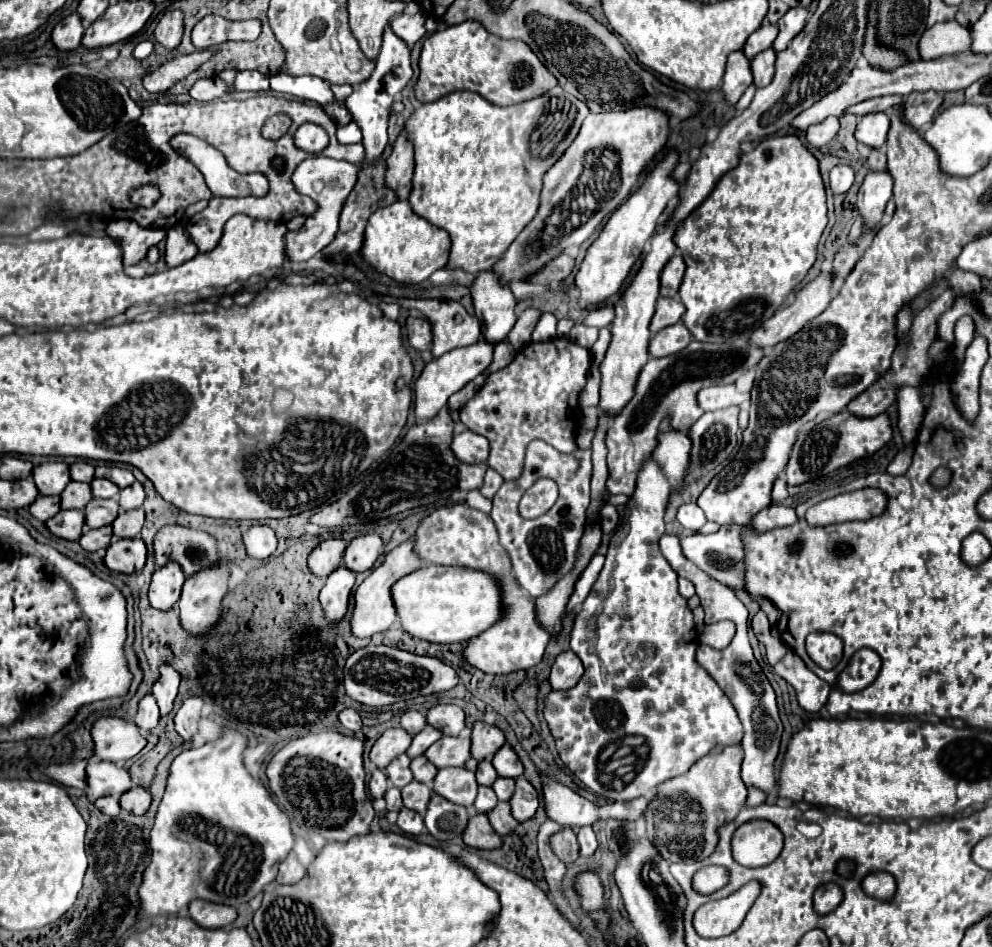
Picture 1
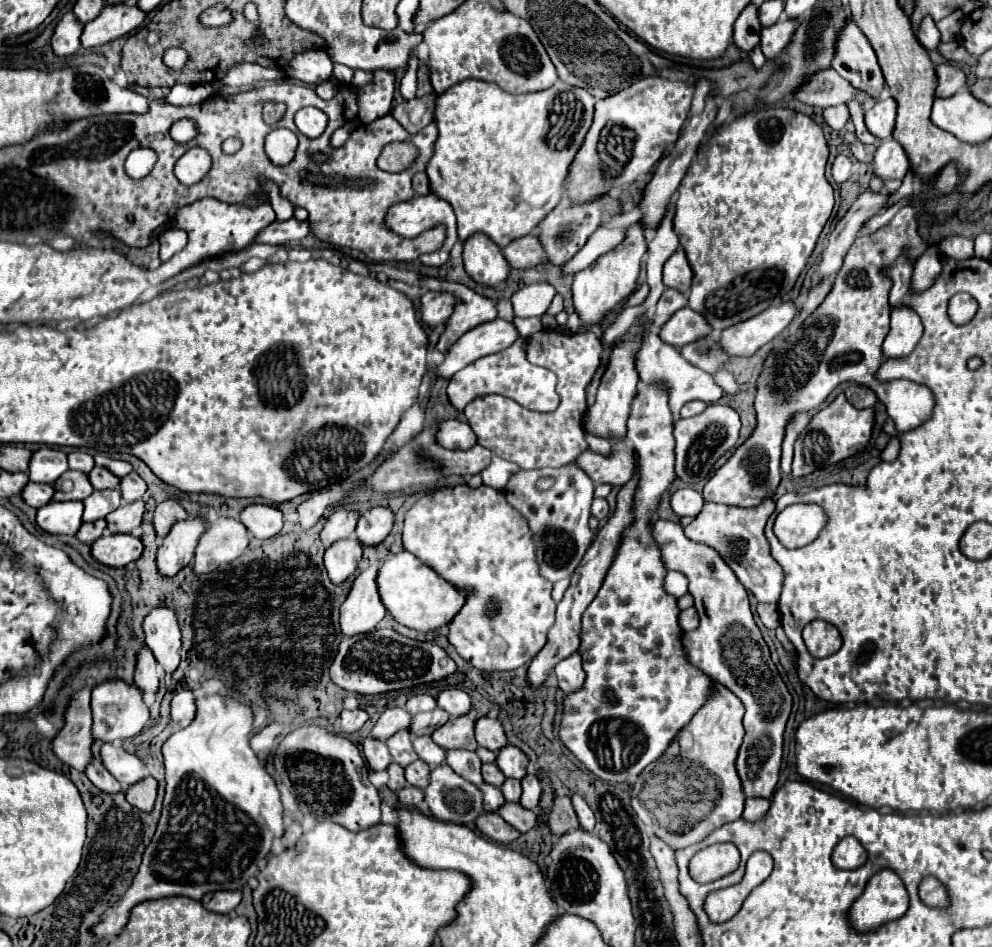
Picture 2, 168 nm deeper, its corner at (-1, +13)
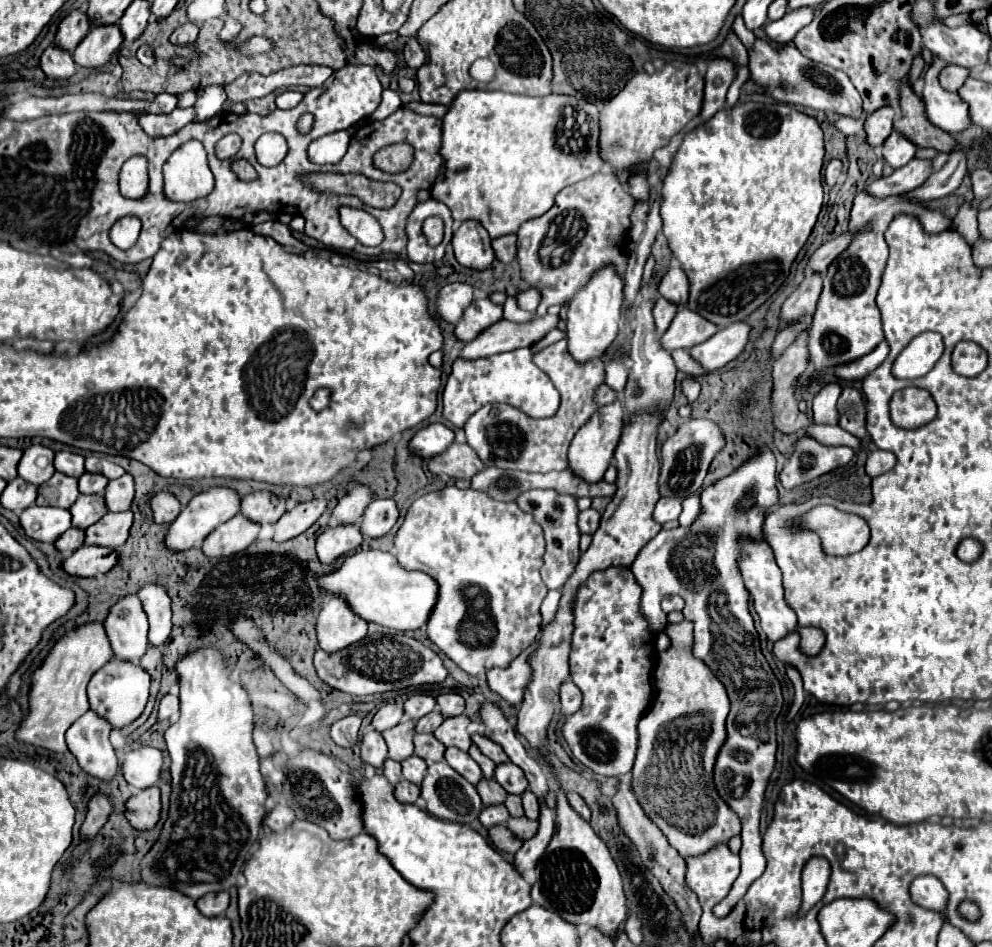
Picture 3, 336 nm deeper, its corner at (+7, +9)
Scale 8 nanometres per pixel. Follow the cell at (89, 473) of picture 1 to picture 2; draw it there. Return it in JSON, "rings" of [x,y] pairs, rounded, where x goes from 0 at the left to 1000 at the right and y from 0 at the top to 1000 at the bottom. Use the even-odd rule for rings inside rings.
{"rings":[[[76,475],[76,477],[70,479],[70,494],[72,494],[72,496],[80,496],[80,498],[90,501],[92,494],[94,494],[94,482],[88,479],[88,477]]]}

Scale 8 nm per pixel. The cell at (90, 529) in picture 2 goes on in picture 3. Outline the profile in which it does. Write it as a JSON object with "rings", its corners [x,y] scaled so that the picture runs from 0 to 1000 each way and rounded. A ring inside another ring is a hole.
{"rings":[[[70,558],[66,564],[61,564],[61,568],[55,570],[55,579],[57,579],[64,587],[70,587],[70,585],[74,585],[78,579],[84,577],[84,570],[86,570],[86,562],[84,562],[84,560]]]}

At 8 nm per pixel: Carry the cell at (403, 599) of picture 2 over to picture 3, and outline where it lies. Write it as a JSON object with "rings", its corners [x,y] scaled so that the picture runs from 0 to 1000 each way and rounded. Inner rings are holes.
{"rings":[[[364,581],[350,587],[342,602],[322,610],[322,621],[334,629],[346,631],[368,657],[404,667],[424,663],[441,636],[441,617],[434,608],[404,600],[396,585],[384,581]]]}

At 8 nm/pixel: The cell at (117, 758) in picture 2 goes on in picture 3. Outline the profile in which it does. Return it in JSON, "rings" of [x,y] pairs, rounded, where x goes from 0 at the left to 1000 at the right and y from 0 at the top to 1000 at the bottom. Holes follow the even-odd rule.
{"rings":[[[142,788],[140,792],[130,794],[122,809],[126,824],[138,834],[156,830],[162,824],[162,811],[164,794],[152,788]]]}

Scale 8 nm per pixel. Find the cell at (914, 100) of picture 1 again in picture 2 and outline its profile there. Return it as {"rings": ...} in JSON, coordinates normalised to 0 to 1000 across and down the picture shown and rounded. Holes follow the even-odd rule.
{"rings":[[[949,68],[943,72],[945,76],[945,93],[943,103],[955,103],[961,101],[965,95],[973,93],[973,78],[957,68]]]}

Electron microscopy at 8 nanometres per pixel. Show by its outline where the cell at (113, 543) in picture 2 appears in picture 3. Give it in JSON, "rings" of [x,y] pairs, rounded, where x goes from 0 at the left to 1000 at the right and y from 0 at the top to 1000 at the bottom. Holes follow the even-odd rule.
{"rings":[[[82,577],[70,589],[64,591],[61,600],[72,608],[96,608],[110,604],[118,596],[118,583],[100,577]]]}

